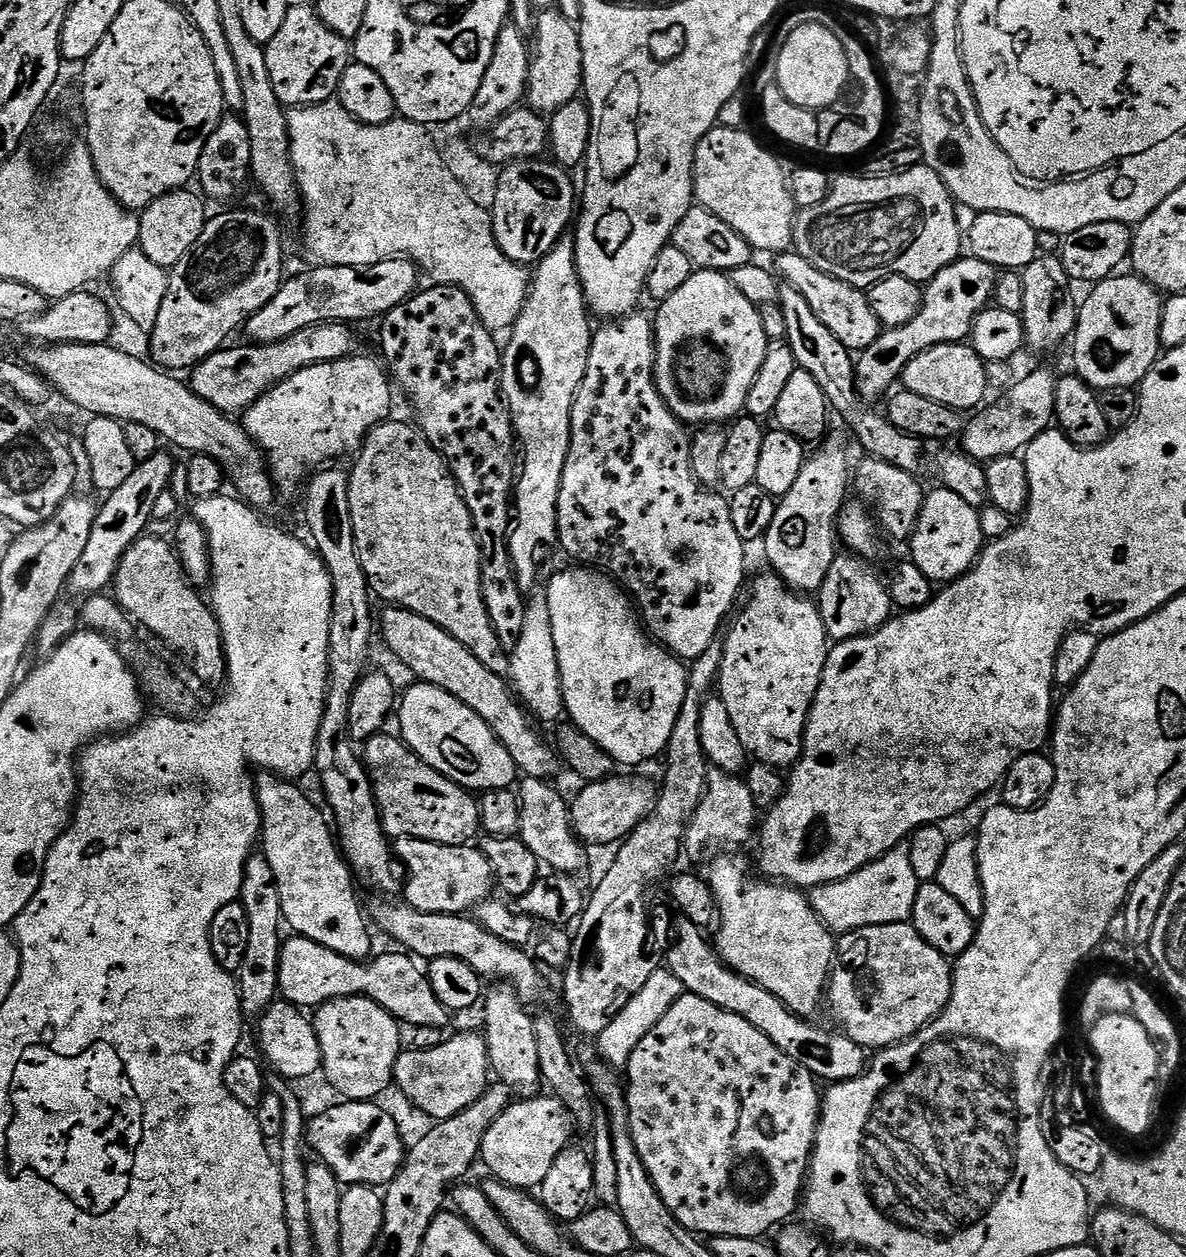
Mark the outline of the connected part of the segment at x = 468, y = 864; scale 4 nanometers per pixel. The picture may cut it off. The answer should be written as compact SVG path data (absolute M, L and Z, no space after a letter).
M400 838L395 841L394 852L406 869L406 883L403 899L411 908L419 912L450 914L459 916L468 914L476 905L489 899L494 881L490 864L483 852L476 846L446 846L425 840Z

